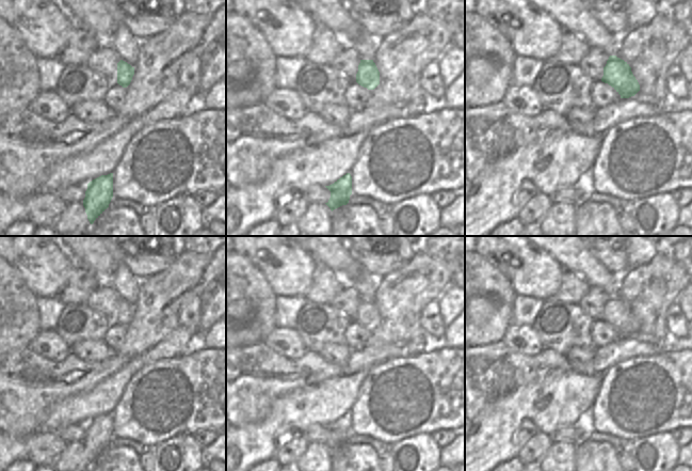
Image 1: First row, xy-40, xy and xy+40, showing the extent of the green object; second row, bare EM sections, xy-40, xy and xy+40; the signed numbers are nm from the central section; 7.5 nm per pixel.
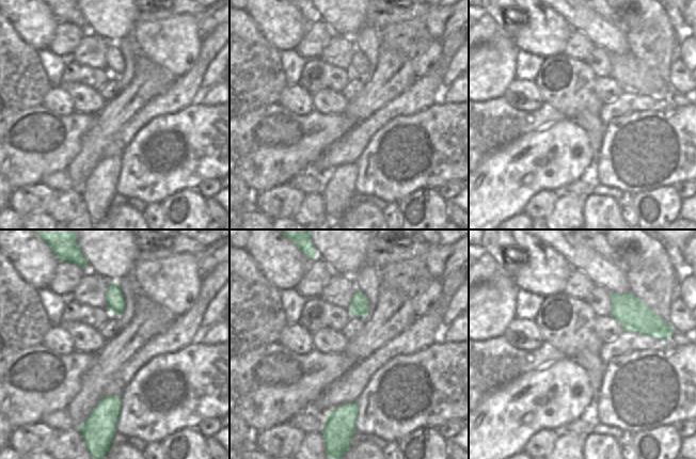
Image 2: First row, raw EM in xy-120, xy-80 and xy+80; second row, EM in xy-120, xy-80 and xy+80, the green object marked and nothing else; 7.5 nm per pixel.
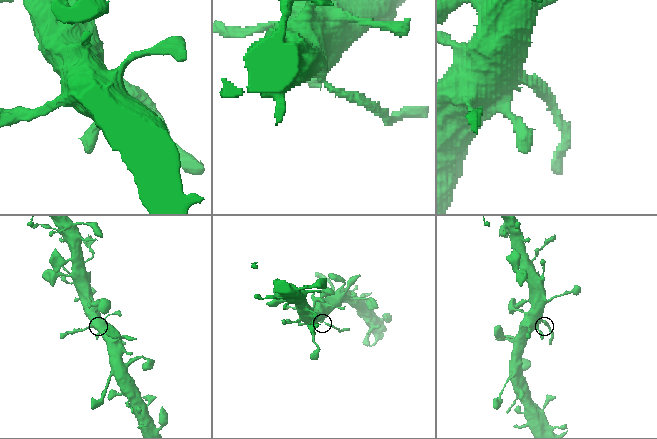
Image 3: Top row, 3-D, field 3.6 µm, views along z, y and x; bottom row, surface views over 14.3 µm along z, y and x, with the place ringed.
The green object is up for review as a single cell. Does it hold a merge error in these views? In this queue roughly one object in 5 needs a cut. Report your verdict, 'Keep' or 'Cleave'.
Cleave.

